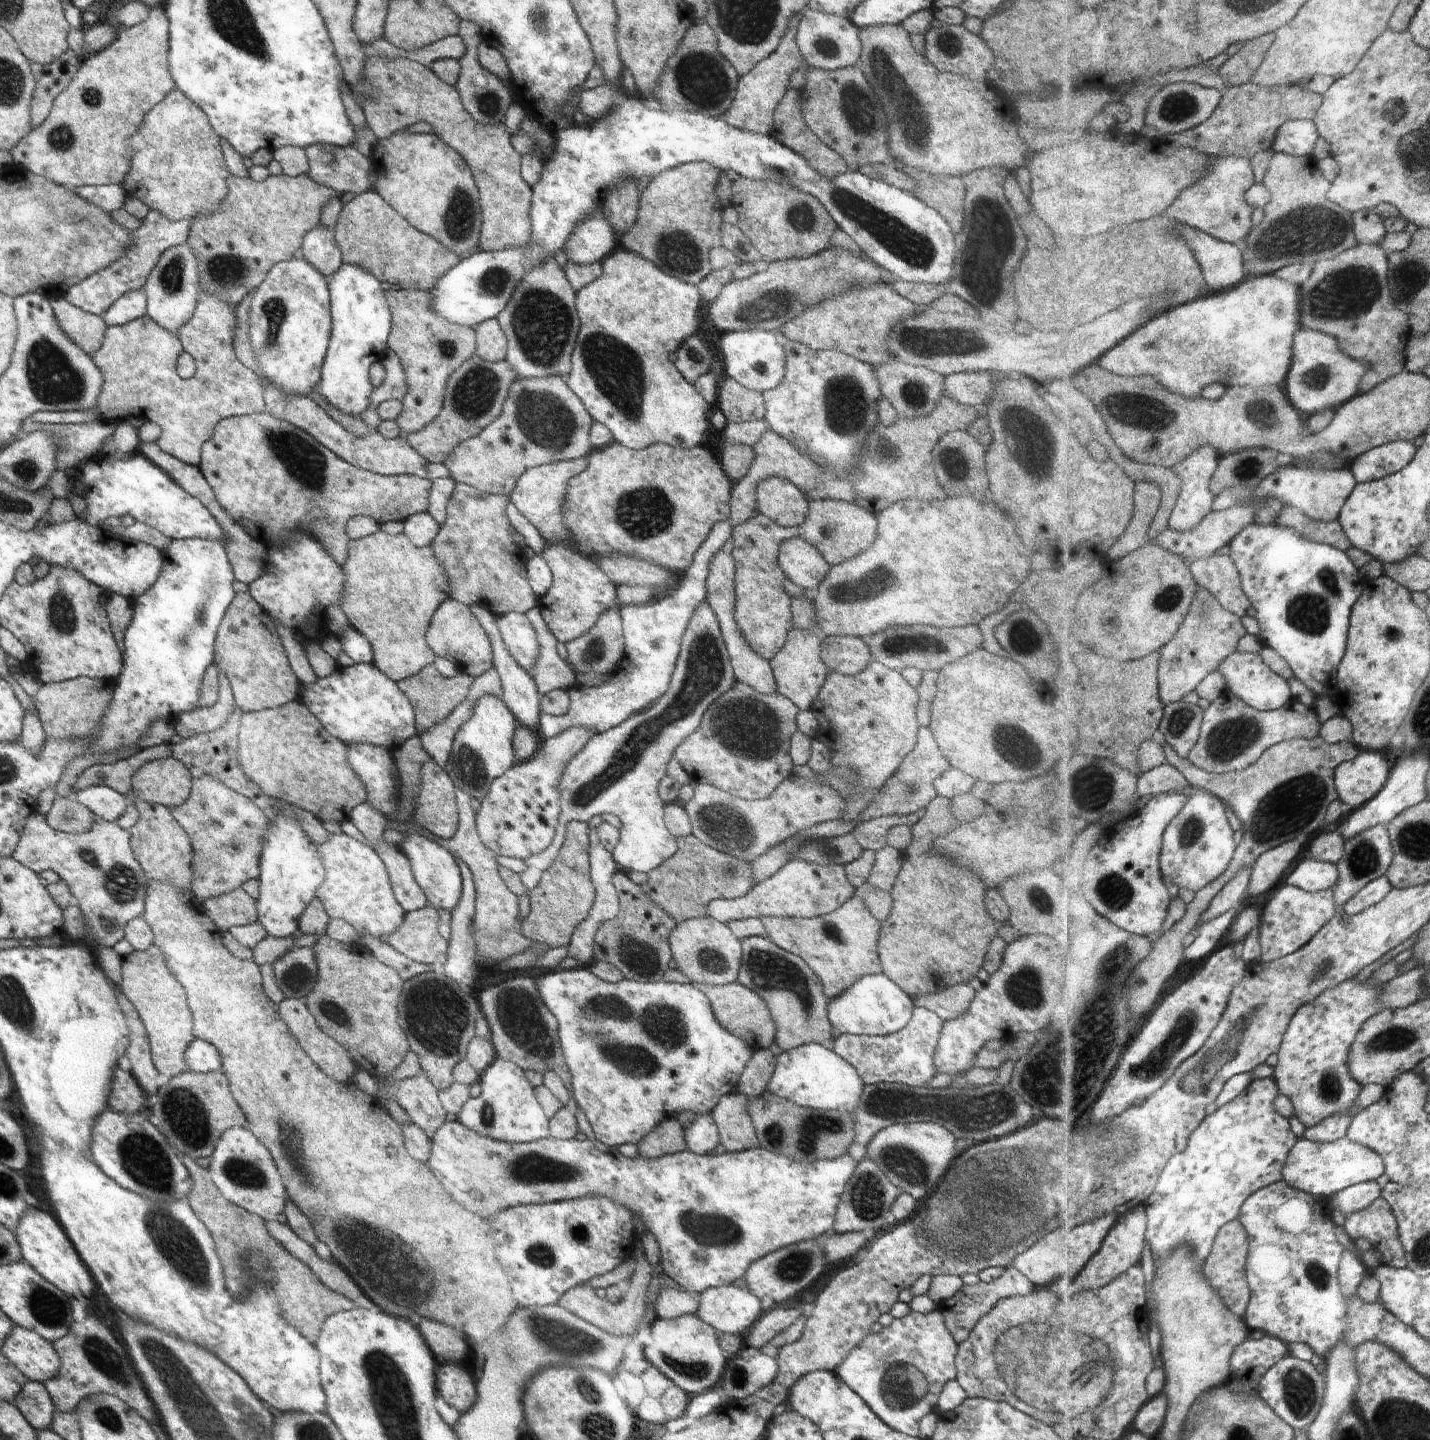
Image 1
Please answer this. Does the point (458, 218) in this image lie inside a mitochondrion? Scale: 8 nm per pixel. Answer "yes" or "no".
yes

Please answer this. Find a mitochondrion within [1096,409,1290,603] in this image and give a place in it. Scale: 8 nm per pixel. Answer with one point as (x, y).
(1248, 467)

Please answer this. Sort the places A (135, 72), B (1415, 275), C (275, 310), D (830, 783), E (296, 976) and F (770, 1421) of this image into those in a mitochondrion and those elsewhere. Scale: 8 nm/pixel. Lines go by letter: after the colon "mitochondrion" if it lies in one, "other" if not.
A: other
B: mitochondrion
C: mitochondrion
D: other
E: mitochondrion
F: other

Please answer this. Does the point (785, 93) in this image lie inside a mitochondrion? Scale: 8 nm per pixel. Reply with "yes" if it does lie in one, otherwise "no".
no

